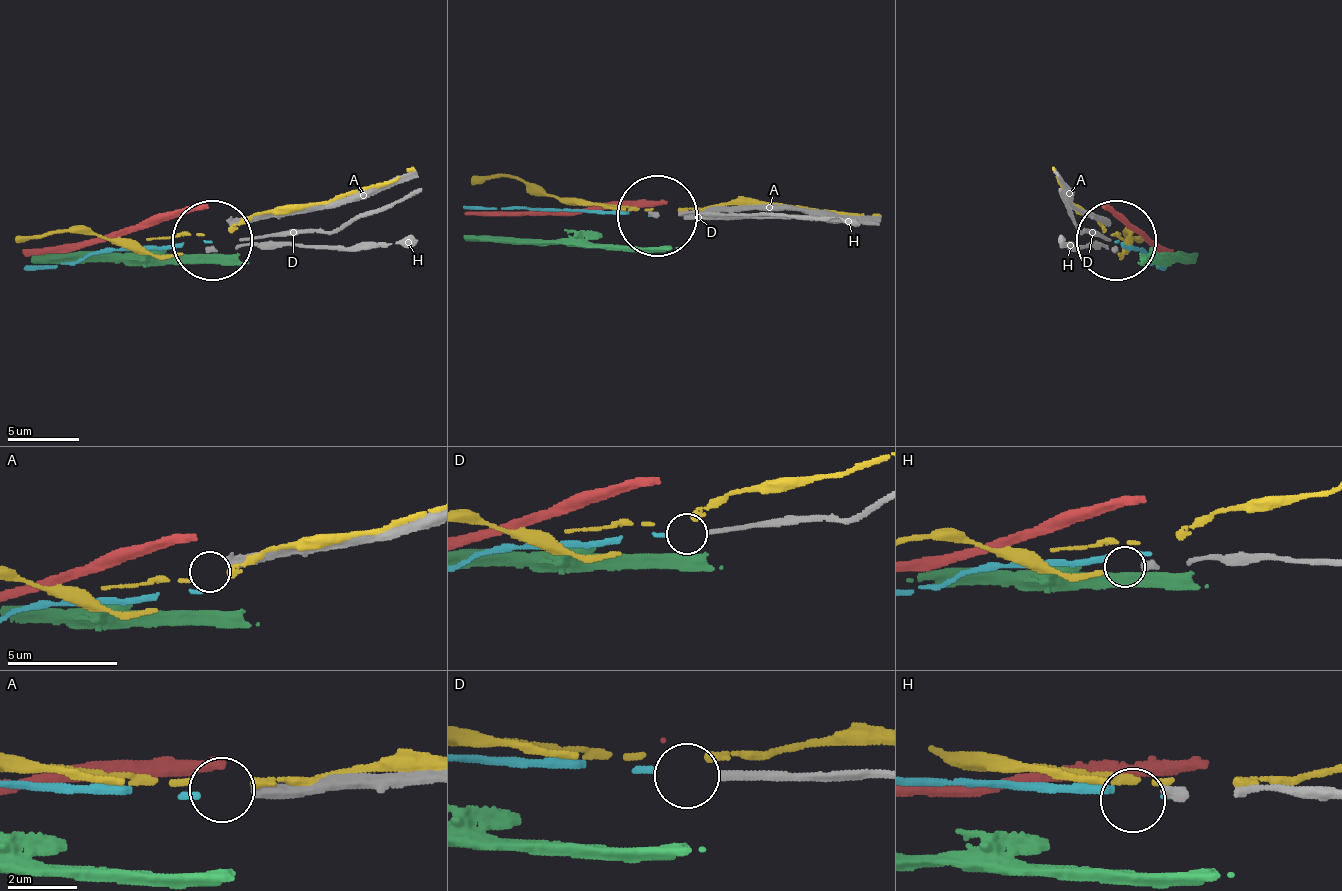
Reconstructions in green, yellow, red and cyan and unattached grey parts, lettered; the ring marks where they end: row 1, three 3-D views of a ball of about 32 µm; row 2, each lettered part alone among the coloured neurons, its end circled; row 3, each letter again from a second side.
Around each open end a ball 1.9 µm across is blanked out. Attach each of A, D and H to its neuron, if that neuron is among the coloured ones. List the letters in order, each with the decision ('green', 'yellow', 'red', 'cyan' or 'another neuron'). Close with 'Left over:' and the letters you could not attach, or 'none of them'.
A: another neuron
D: cyan
H: yellow
Left over: A

